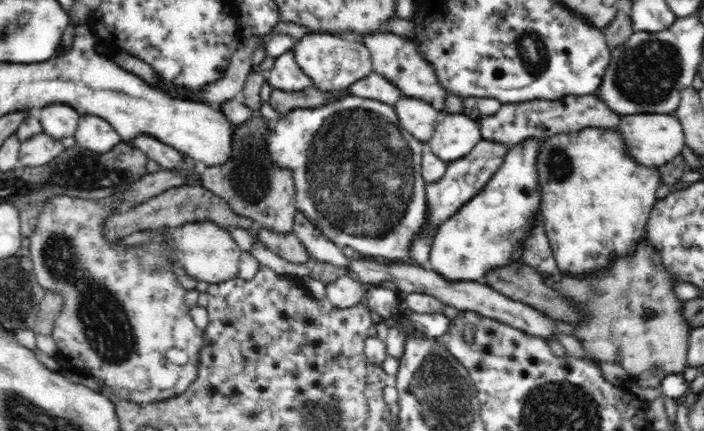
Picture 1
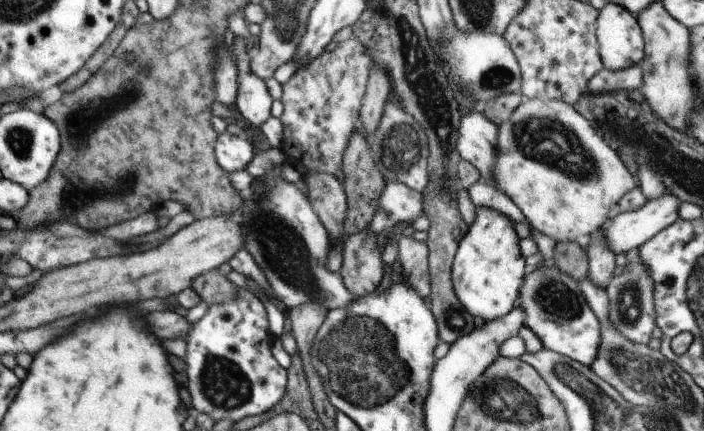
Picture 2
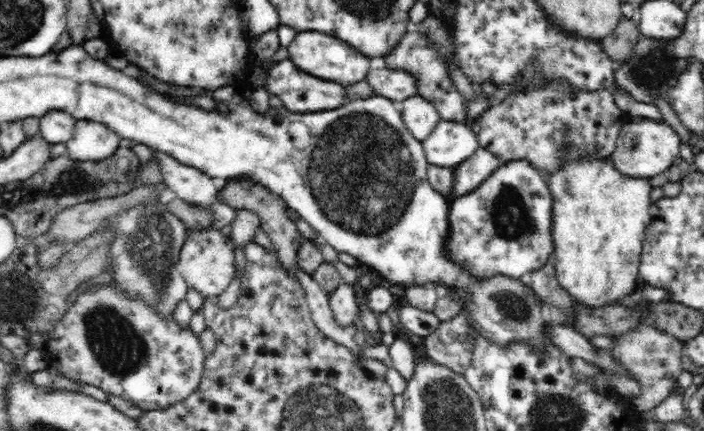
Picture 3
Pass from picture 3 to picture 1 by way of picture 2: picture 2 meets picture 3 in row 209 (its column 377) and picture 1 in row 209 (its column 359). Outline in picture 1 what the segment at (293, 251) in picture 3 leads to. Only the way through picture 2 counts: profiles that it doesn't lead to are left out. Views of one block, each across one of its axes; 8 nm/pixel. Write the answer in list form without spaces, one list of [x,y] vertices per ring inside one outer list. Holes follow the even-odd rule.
[[[258,112],[251,114],[252,118],[245,123],[234,126],[230,158],[218,167],[200,167],[201,184],[224,198],[237,215],[252,218],[257,227],[272,229],[276,233],[292,233],[297,211],[292,171],[272,163],[267,151],[268,121]]]

